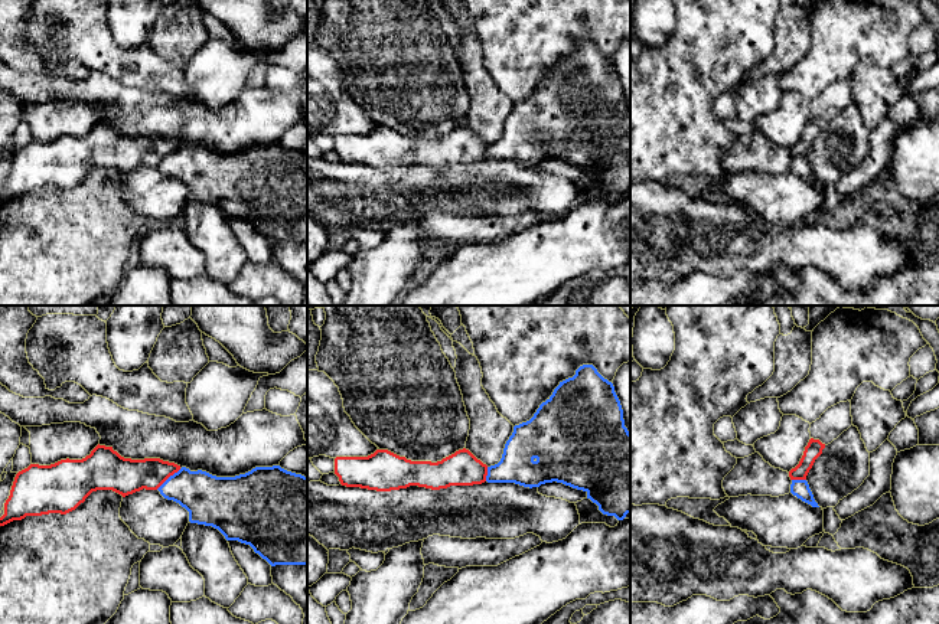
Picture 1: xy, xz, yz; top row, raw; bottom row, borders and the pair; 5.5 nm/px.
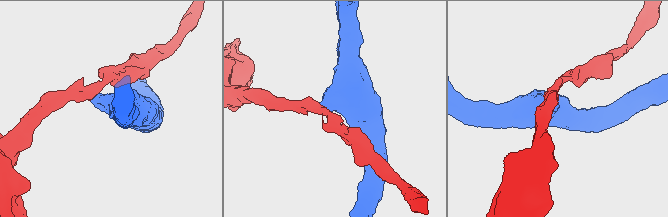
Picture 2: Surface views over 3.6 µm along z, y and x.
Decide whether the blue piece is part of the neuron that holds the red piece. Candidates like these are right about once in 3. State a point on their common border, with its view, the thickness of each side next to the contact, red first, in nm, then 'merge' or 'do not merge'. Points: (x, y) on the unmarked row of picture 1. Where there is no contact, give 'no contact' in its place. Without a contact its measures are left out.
xy (168, 154) | 200/260 nm | do not merge

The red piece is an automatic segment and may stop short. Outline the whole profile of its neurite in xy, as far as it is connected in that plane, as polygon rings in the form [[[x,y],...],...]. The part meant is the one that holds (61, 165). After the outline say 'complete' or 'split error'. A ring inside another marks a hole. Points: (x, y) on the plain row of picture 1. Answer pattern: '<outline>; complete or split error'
[[[100,121],[82,137],[30,141],[14,154],[0,203],[26,193],[66,192],[97,167],[113,167],[123,174],[143,166],[157,167],[179,147],[180,143],[160,135],[124,135]]]; complete

